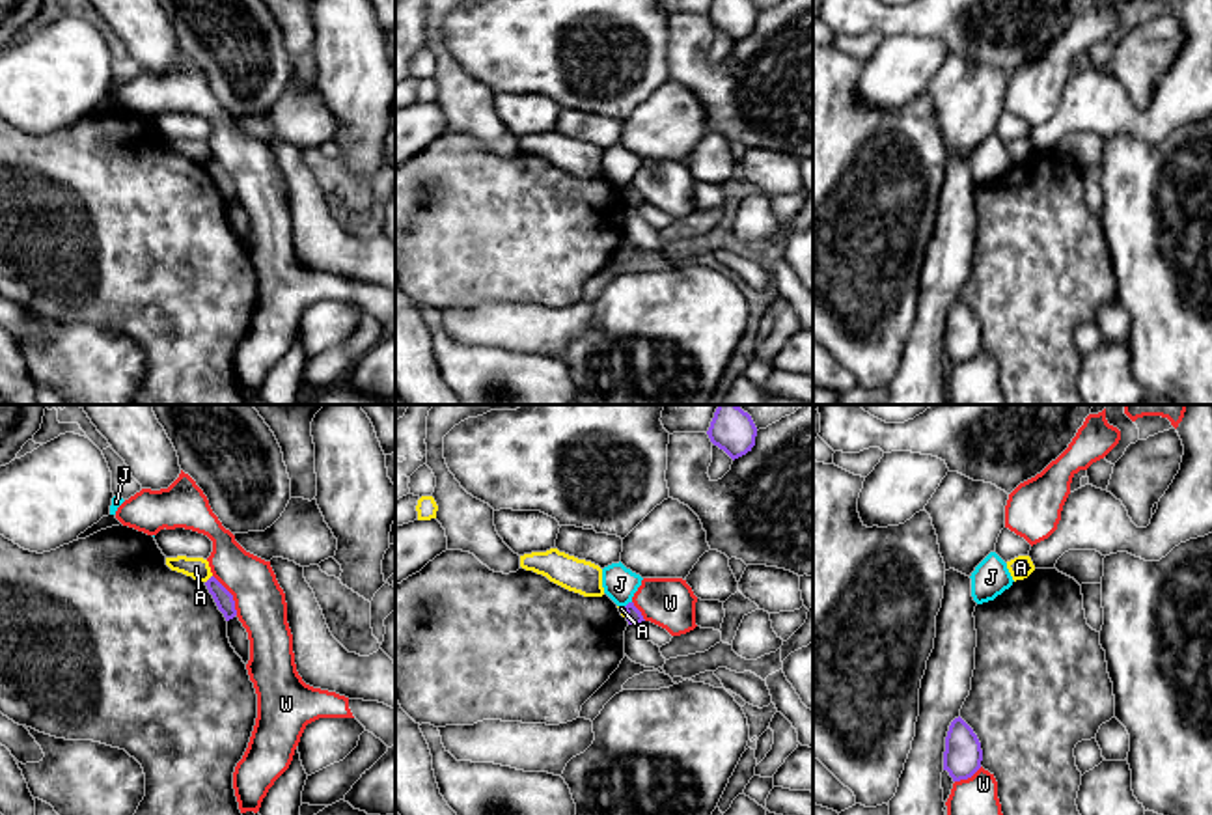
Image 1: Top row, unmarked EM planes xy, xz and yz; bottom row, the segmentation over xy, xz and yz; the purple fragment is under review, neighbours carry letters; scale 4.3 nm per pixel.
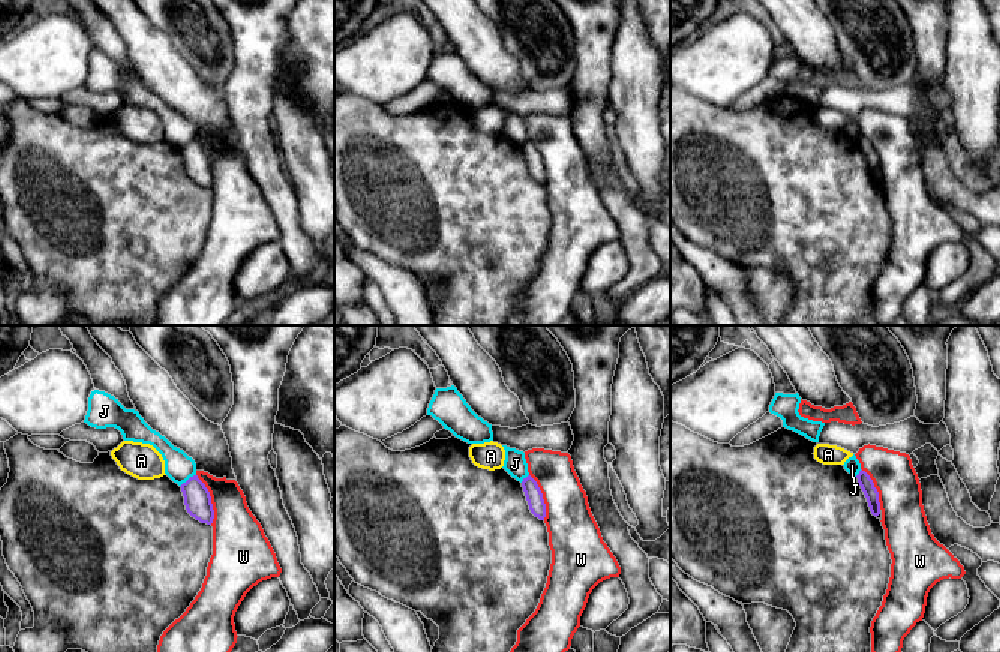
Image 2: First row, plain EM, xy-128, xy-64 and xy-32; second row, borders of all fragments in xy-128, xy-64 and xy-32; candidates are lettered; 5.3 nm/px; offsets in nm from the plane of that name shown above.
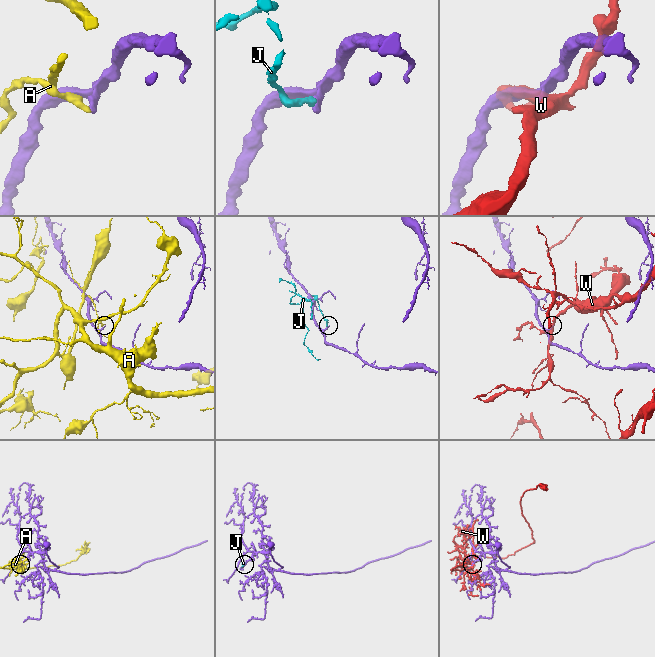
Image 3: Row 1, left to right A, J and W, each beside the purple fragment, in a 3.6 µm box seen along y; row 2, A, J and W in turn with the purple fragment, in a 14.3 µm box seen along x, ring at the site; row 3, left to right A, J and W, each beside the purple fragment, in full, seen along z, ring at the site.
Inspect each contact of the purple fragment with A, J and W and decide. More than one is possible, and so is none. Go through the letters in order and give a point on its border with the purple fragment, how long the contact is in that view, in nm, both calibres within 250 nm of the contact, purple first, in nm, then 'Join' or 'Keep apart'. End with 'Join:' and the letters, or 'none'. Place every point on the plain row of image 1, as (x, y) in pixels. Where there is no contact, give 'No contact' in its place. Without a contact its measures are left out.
A: Touches purple at xy (209, 161). Shared border 50 nm. Thickness 80 nm (purple) against 90 nm. Keep apart
J: Touches purple at xz (627, 187). Shared border 40 nm. Thickness 70 nm (purple) against 150 nm. Keep apart
W: Touches purple at xy (232, 178). Shared border 200 nm. Thickness 80 nm (purple) against 220 nm. Keep apart
Join: none

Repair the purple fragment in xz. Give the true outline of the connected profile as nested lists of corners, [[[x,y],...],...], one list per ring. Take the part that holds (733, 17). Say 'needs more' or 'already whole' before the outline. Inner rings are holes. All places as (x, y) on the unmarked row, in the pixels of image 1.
already whole | [[[712,0],[707,17],[714,28],[735,43],[751,34],[757,9],[751,0]]]

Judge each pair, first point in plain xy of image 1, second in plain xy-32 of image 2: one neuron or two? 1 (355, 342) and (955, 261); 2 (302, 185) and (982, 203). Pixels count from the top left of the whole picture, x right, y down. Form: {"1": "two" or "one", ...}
{"1": "two", "2": "one"}

